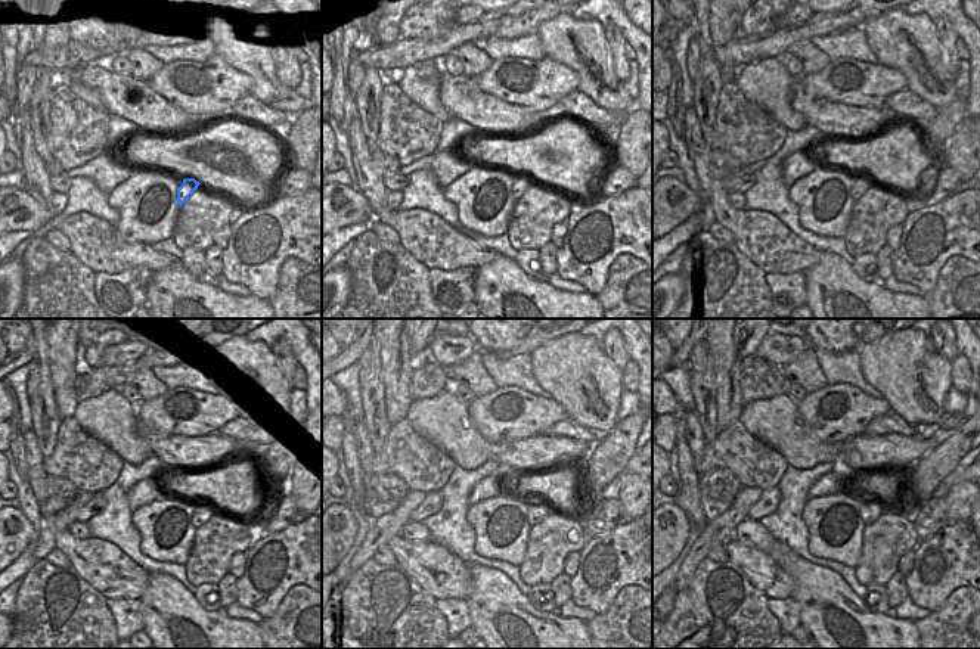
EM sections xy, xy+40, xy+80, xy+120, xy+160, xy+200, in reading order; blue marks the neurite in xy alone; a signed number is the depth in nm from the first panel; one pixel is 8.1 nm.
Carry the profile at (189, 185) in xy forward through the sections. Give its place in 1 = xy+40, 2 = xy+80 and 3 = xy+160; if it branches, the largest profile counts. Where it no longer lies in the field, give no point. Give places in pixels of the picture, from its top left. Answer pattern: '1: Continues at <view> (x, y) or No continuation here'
1: Continues at xy+40 (523, 183)
2: Continues at xy+80 (862, 183)
3: Continues at xy+160 (537, 511)

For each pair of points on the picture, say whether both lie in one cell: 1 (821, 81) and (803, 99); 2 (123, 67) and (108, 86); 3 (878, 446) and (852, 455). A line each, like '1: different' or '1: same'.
1: different
2: different
3: same

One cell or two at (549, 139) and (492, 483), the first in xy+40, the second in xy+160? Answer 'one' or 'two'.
two

